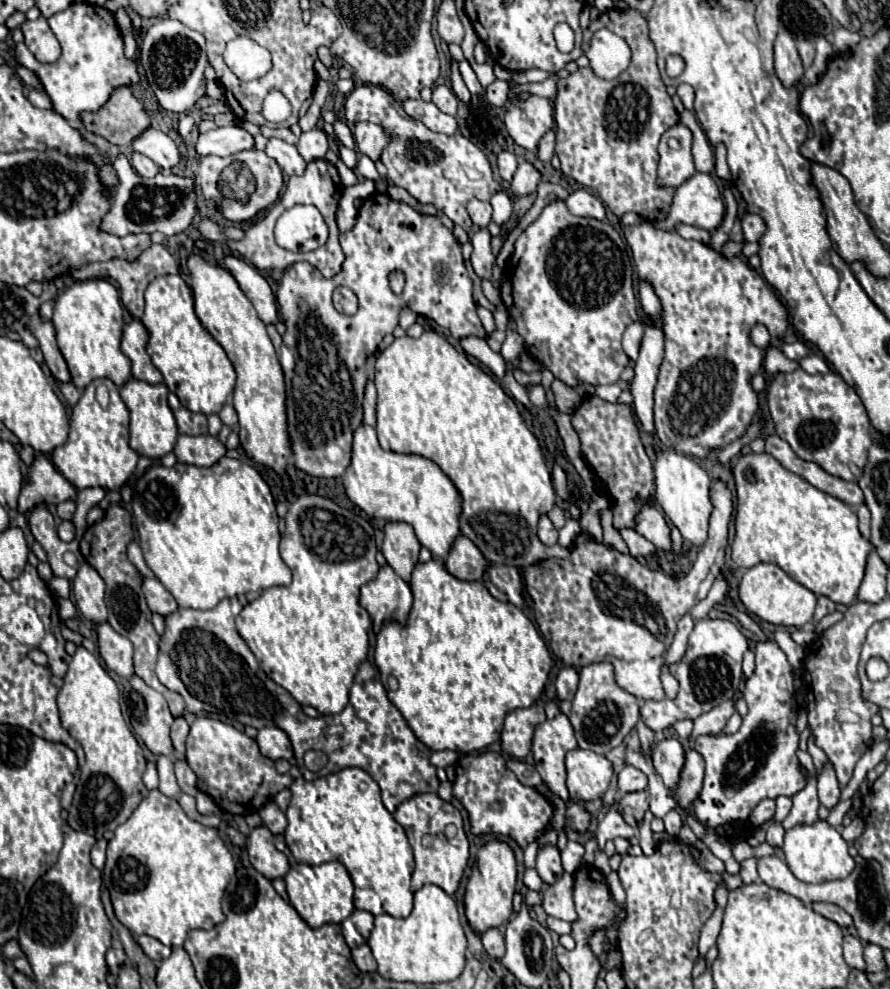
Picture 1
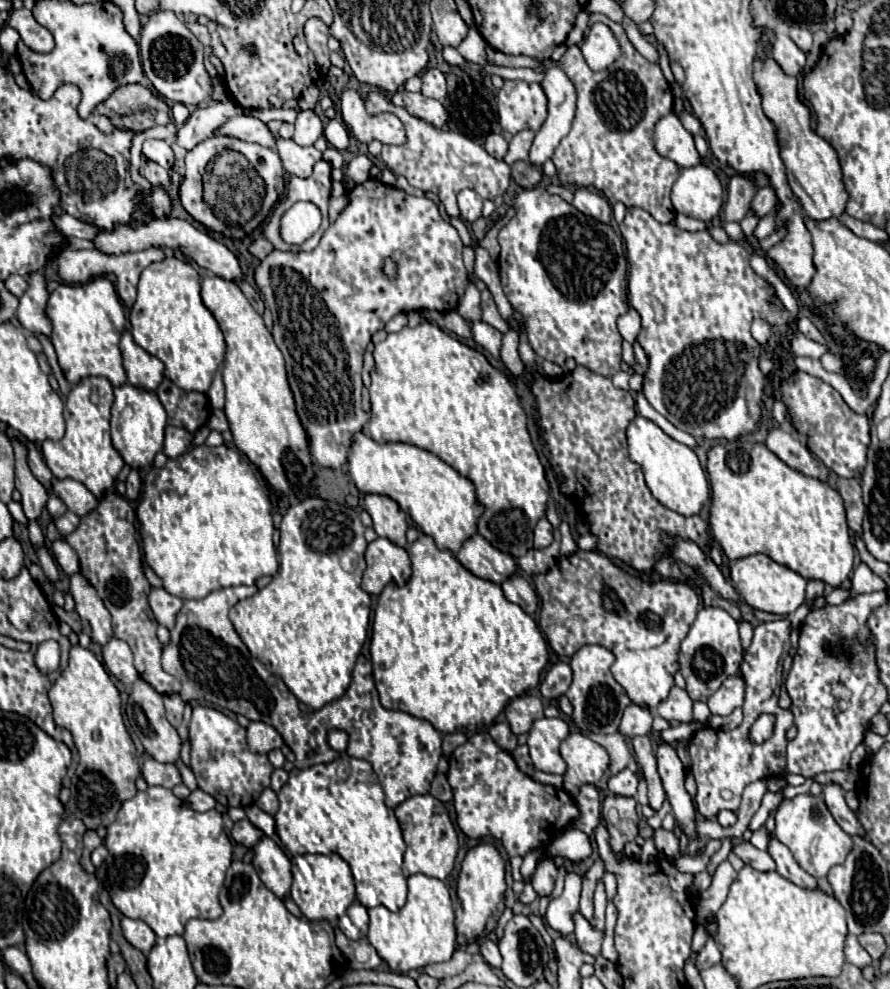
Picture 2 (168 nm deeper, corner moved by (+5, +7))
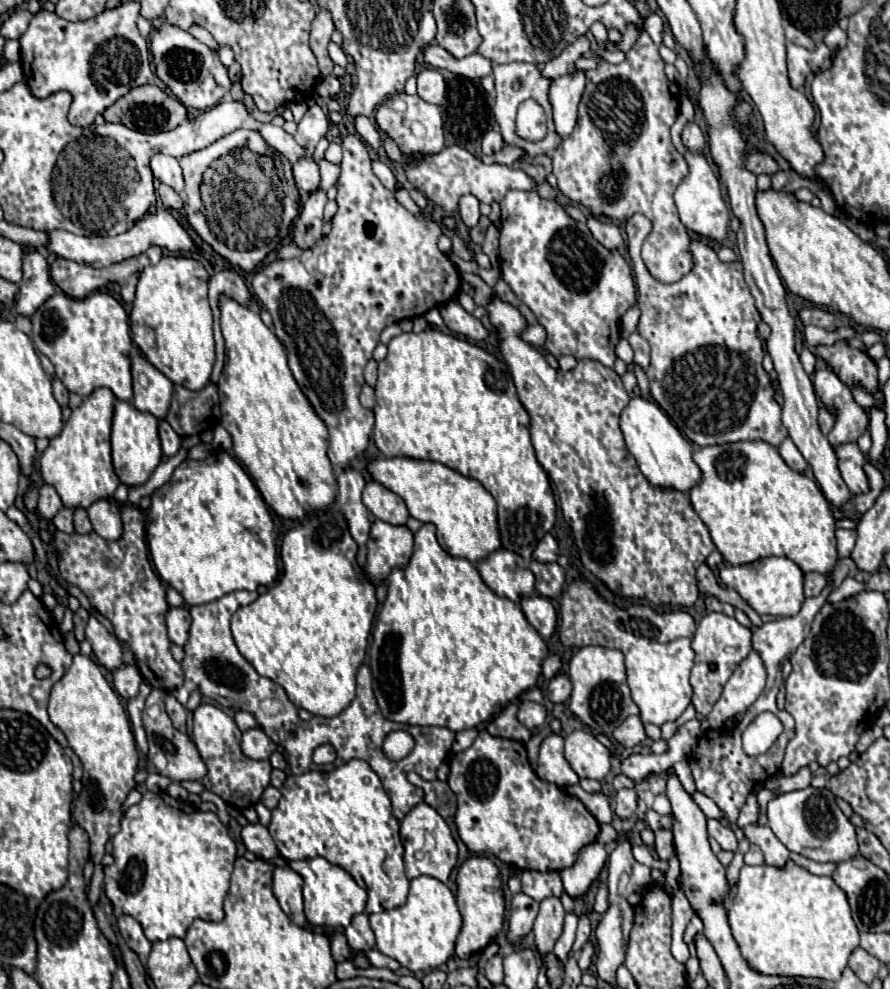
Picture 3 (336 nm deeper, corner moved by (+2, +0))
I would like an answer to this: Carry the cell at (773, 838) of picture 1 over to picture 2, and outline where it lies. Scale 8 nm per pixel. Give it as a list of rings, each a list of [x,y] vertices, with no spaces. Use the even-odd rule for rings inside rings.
[[[766,826],[758,828],[756,832],[752,832],[750,844],[754,844],[754,846],[760,848],[760,850],[766,850],[766,848],[768,848],[768,830],[766,830]]]

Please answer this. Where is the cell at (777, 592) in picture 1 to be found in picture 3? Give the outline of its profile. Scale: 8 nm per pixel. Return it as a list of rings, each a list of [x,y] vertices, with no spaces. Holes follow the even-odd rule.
[[[767,557],[747,565],[727,565],[719,571],[719,579],[723,585],[735,589],[759,615],[773,615],[773,617],[791,617],[797,615],[801,603],[805,601],[803,587],[801,587],[803,571],[785,557]]]

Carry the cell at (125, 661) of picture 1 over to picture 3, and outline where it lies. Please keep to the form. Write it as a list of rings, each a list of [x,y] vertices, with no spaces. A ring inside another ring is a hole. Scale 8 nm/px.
[[[127,665],[123,669],[117,669],[113,673],[113,681],[115,681],[115,689],[123,699],[133,699],[139,693],[139,685],[141,685],[141,675],[137,671],[135,665]]]

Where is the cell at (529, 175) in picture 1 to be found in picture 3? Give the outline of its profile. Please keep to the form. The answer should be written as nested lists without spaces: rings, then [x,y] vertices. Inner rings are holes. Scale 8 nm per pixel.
[[[585,71],[563,75],[551,83],[549,101],[553,105],[553,121],[561,137],[571,135],[577,125],[577,107],[585,89]]]

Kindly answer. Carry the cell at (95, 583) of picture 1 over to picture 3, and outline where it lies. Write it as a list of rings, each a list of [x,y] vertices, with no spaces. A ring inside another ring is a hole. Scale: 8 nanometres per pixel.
[[[91,617],[89,623],[87,623],[87,641],[93,647],[93,653],[95,653],[97,661],[105,669],[115,671],[115,669],[125,667],[121,645],[117,643],[117,639],[95,617]]]

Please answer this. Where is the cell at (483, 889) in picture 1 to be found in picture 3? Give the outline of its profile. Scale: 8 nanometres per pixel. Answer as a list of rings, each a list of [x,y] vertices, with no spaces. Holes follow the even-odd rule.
[[[469,857],[457,873],[457,905],[463,915],[463,929],[455,943],[455,955],[459,959],[469,959],[473,953],[483,951],[495,935],[501,931],[505,921],[505,901],[501,891],[501,875],[493,861],[487,857]]]

